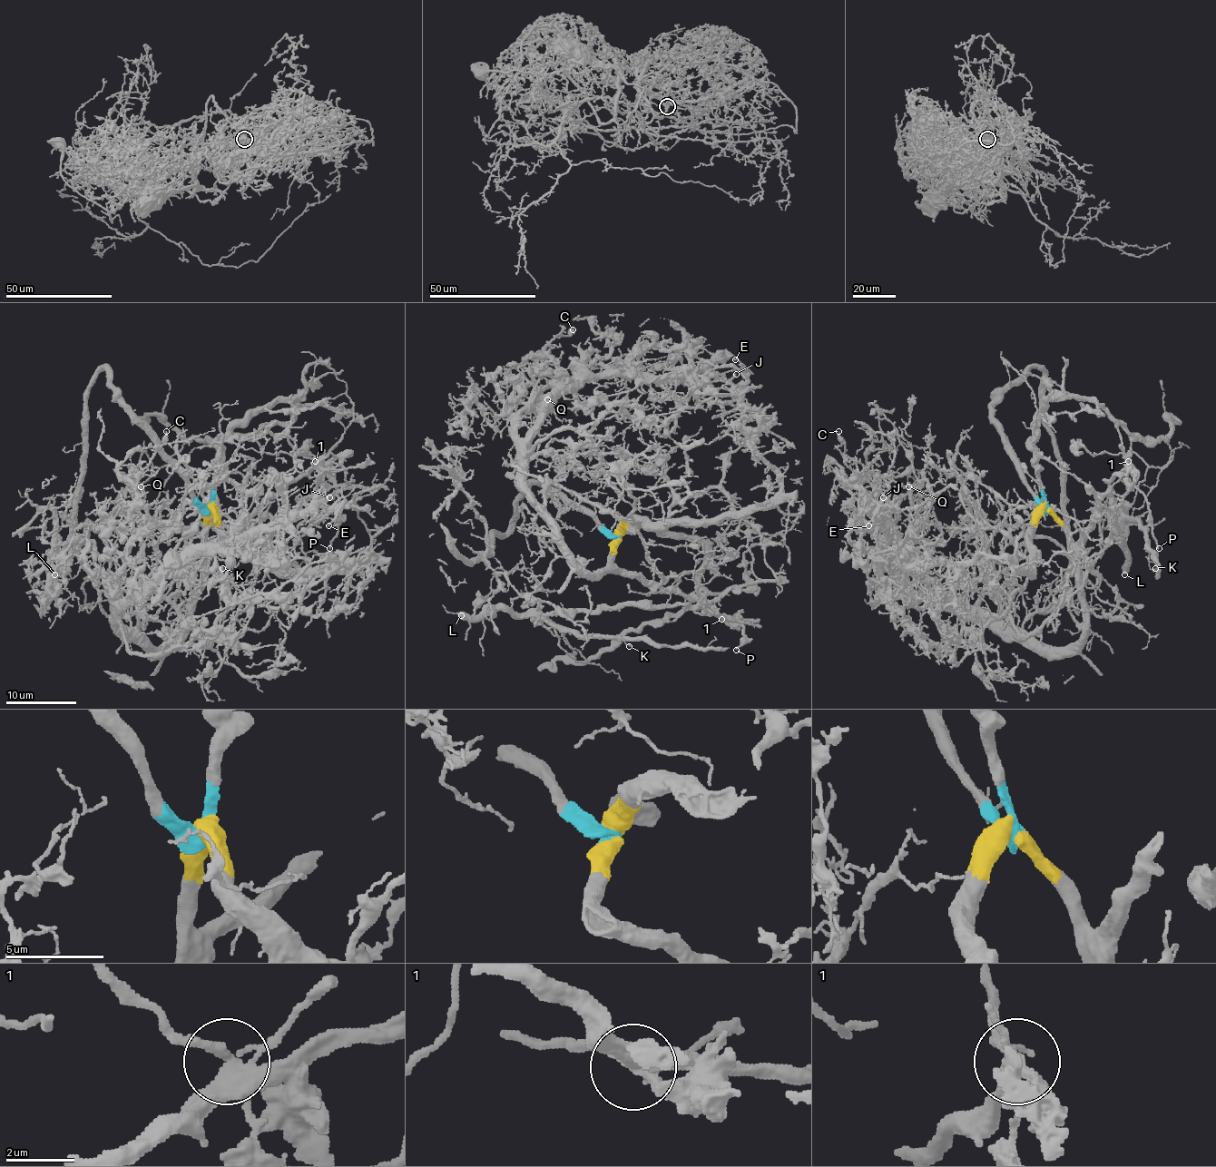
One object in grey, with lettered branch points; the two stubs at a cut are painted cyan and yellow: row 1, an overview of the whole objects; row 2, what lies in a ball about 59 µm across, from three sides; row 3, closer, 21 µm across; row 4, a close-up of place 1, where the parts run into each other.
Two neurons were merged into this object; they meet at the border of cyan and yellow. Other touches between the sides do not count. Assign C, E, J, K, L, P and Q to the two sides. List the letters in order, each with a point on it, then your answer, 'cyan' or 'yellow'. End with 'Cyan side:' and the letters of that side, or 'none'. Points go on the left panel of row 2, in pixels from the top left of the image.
C: place (166, 431); yellow
E: place (328, 525); yellow
J: place (329, 497); yellow
K: place (222, 568); cyan
L: place (54, 574); cyan
P: place (329, 548); cyan
Q: place (141, 486); yellow
Cyan side: K, L, P

